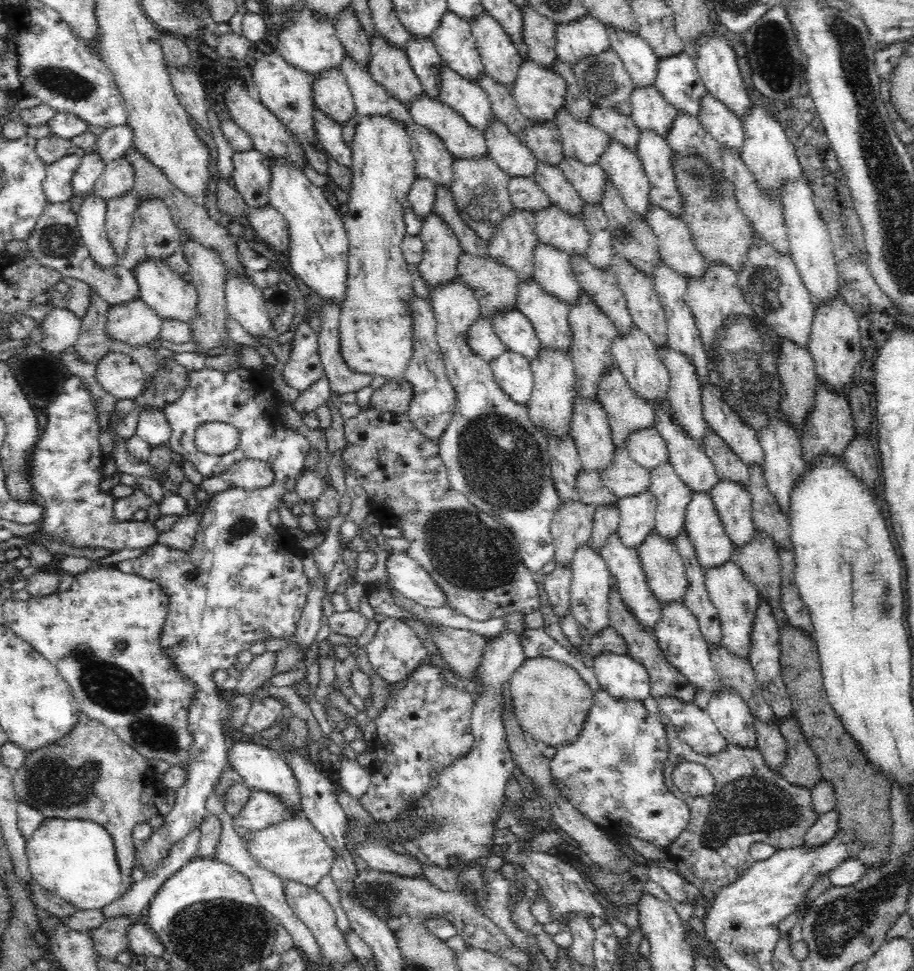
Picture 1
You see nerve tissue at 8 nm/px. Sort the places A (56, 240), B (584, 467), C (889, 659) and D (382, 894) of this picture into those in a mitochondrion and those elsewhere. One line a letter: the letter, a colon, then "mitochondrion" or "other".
A: mitochondrion
B: other
C: other
D: mitochondrion

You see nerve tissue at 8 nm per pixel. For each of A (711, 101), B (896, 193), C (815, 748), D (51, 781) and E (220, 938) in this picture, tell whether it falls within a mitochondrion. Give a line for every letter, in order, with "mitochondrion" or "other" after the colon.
A: other
B: mitochondrion
C: other
D: mitochondrion
E: mitochondrion

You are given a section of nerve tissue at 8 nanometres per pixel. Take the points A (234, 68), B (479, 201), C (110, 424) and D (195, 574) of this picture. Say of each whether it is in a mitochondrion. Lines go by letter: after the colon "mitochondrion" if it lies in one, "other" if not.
A: other
B: mitochondrion
C: other
D: mitochondrion

